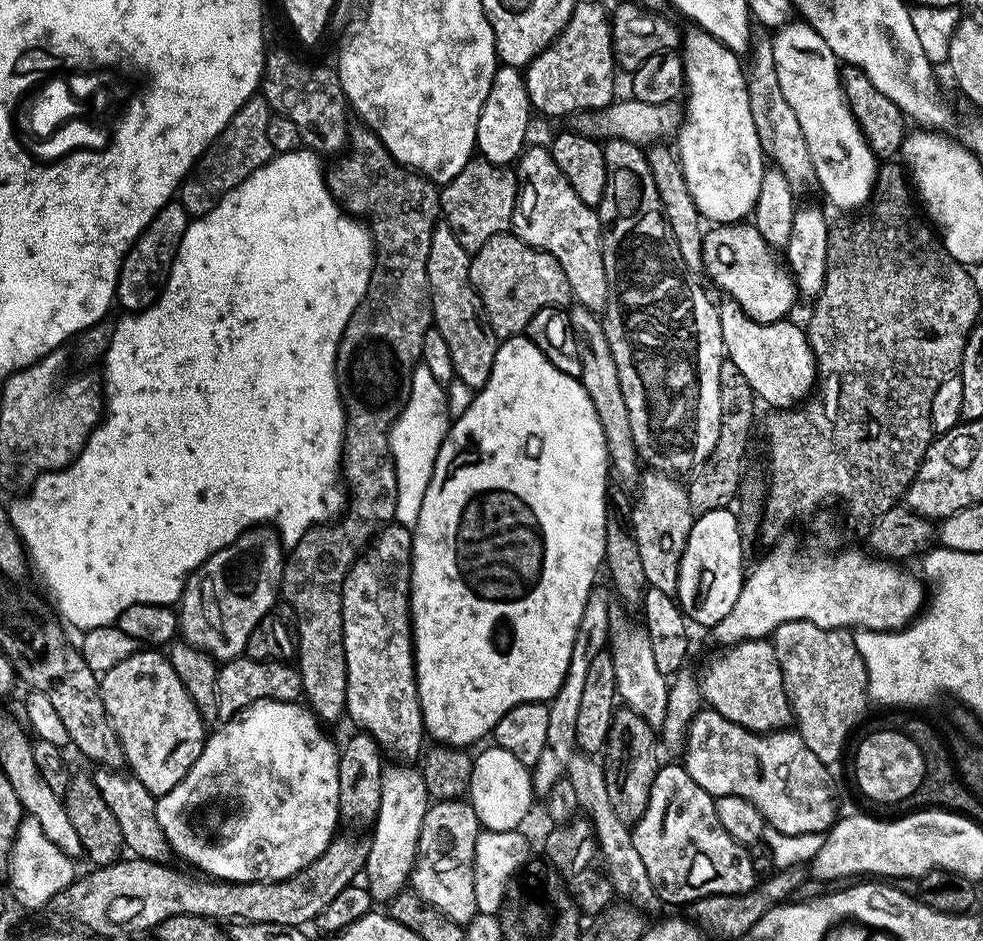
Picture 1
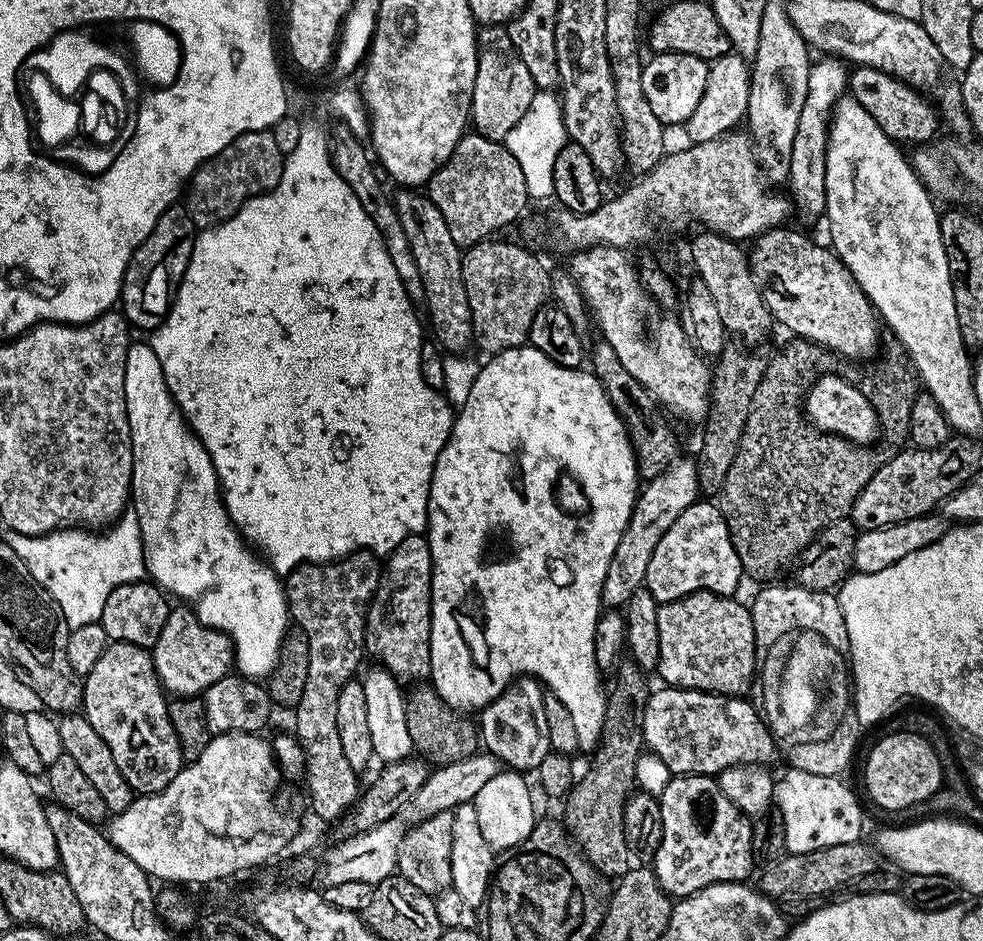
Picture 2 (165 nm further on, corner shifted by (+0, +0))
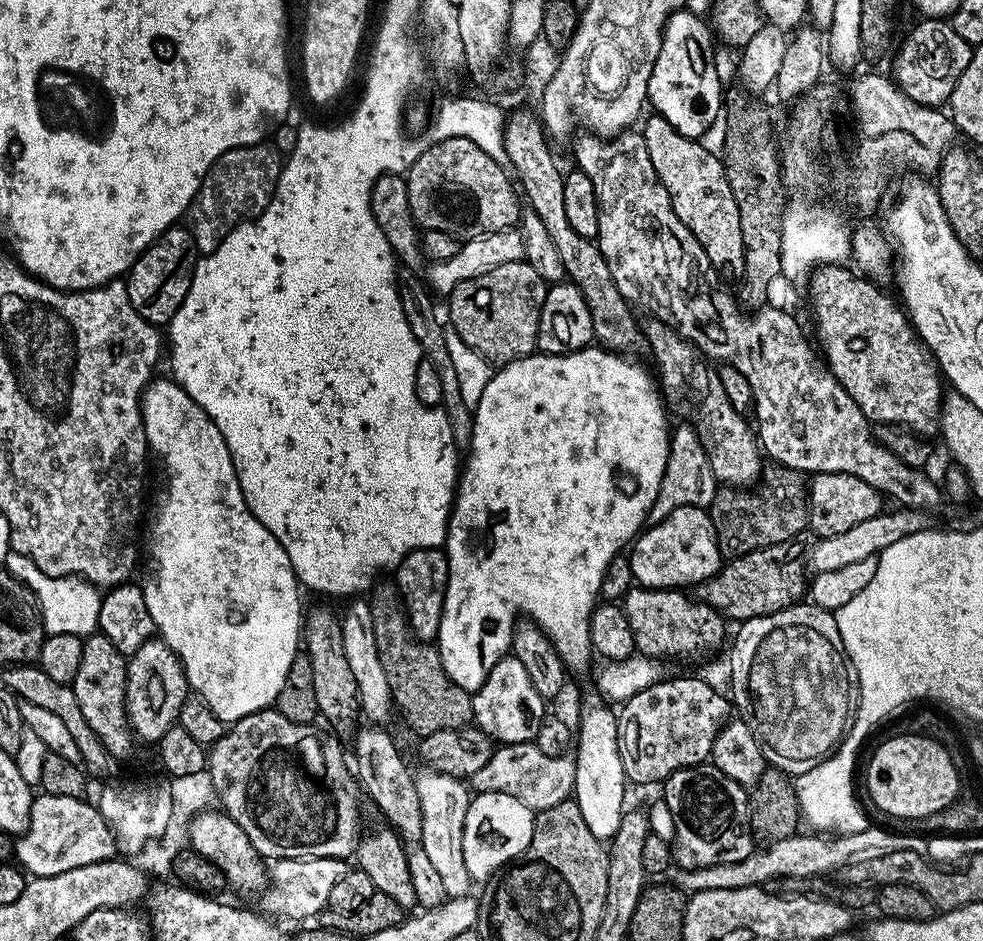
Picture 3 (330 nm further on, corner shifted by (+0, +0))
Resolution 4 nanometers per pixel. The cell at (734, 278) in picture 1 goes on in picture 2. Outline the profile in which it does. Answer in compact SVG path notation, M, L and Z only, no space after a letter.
M788 227L772 228L755 237L748 252L748 265L752 267L752 277L760 287L768 313L777 325L780 323L782 327L789 328L793 337L810 340L829 353L837 352L848 360L862 359L880 340L881 325L878 323L876 309L831 247L824 245L823 248L822 245L815 244L810 237Z

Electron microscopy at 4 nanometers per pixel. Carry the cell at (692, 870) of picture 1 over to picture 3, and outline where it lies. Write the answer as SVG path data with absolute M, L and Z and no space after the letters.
M710 762L678 770L663 781L662 799L670 808L676 839L674 860L681 869L742 862L754 850L748 828L748 792L734 778L726 778Z

